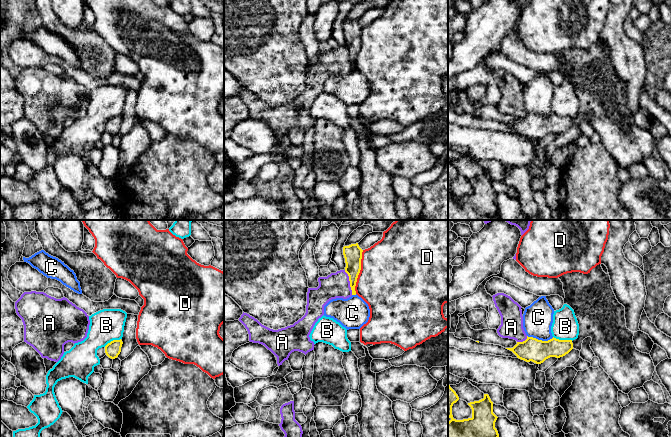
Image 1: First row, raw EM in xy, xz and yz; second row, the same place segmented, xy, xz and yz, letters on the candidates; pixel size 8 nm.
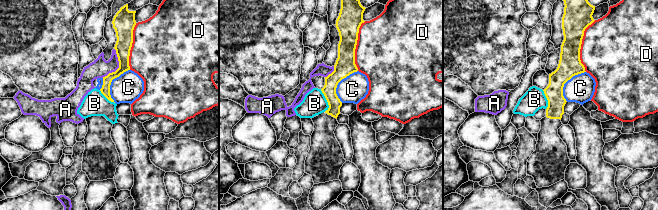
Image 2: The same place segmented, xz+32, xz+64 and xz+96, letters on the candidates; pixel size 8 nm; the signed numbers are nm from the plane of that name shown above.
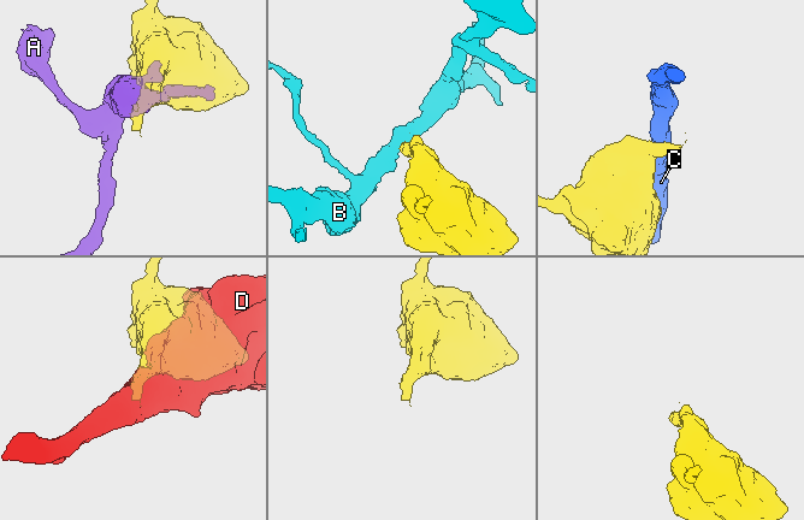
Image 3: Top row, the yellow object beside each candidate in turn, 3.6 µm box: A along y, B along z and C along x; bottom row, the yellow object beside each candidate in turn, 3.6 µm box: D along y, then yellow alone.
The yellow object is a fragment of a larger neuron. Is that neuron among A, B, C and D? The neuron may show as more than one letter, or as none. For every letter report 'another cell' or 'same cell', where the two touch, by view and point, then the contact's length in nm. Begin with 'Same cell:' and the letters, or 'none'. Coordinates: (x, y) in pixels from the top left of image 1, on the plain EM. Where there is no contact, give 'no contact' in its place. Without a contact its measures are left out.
Same cell: none
A: another cell; meets yellow in xz at (350, 58); contact 220 nm long
B: another cell; meets yellow in yz at (563, 116); contact 160 nm long
C: another cell; meets yellow in yz at (540, 116); contact 220 nm long
D: another cell; meets yellow in xz at (359, 48); contact 360 nm long

